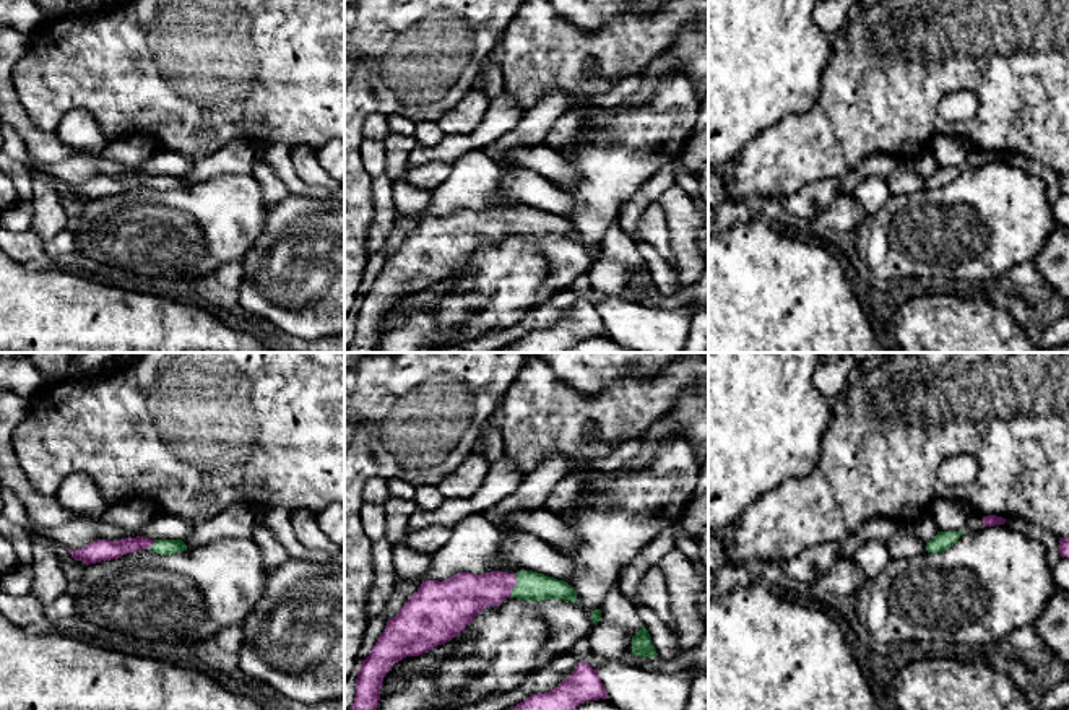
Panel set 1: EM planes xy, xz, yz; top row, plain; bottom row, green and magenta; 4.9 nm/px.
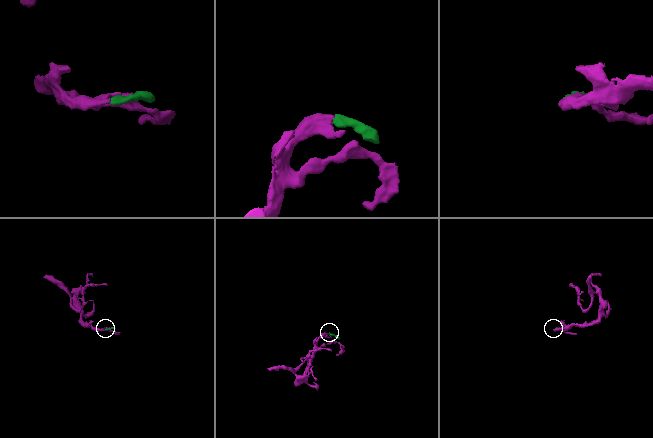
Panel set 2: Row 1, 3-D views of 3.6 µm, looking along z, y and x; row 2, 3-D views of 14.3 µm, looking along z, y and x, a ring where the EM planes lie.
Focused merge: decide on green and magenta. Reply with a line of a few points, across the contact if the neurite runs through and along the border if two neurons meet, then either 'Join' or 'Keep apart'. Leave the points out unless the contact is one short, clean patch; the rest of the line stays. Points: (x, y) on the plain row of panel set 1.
Line: xz (530, 221), (515, 221), (497, 221), (467, 231). Join

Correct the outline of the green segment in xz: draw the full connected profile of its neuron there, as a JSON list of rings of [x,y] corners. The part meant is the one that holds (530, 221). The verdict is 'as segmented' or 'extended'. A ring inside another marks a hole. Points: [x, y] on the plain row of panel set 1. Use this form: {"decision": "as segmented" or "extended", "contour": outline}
{"decision": "extended", "contour": [[[525,205],[517,210],[461,208],[442,218],[422,218],[362,296],[354,340],[346,353],[374,353],[383,314],[395,299],[450,278],[484,244],[499,242],[507,234],[575,239],[577,229],[564,216]]]}

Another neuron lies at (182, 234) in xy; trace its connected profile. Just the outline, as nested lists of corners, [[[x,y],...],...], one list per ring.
[[[219,174],[192,187],[161,192],[146,184],[89,200],[70,226],[76,255],[172,286],[210,278],[221,265],[240,260],[263,232],[268,208],[252,174]]]

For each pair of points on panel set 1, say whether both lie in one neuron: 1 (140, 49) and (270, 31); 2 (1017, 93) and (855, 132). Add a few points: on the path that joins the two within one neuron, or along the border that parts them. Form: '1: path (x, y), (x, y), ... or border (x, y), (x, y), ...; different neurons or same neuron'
1: path (173, 47), (238, 47); same neuron
2: path (977, 78), (936, 78), (895, 99); same neuron

